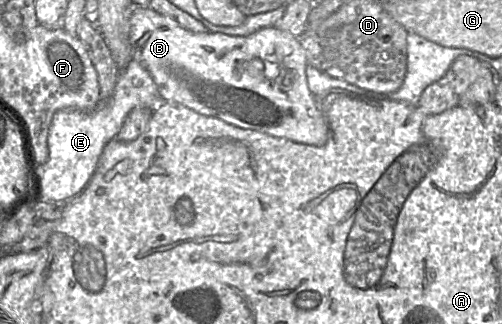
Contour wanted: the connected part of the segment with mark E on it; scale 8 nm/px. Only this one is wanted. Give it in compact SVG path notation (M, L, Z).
M136 60L119 72L112 96L93 111L59 110L52 119L48 135L49 157L44 165L39 165L42 203L67 202L78 196L91 180L105 146L116 139L127 115L137 107L154 108L161 100L156 83L151 74Z

